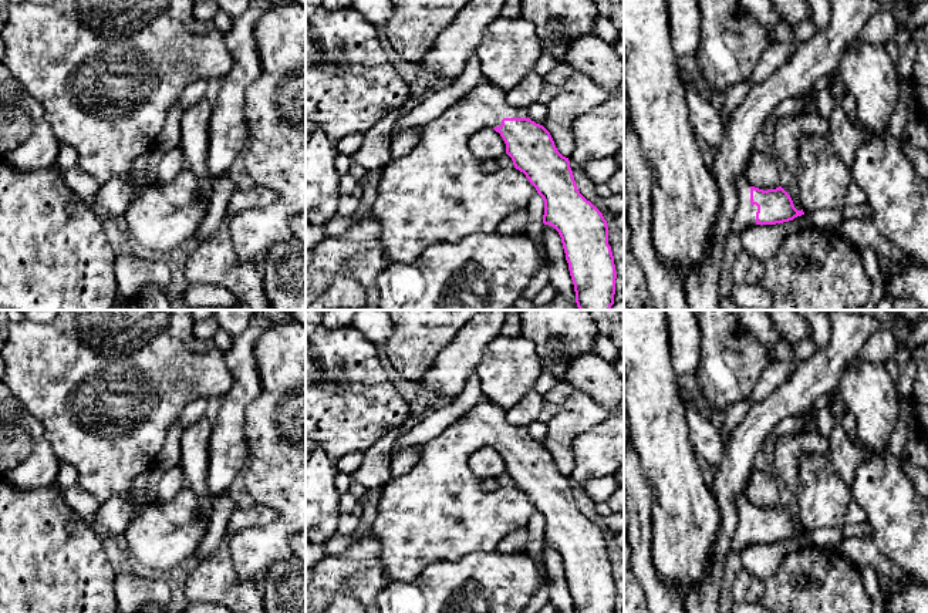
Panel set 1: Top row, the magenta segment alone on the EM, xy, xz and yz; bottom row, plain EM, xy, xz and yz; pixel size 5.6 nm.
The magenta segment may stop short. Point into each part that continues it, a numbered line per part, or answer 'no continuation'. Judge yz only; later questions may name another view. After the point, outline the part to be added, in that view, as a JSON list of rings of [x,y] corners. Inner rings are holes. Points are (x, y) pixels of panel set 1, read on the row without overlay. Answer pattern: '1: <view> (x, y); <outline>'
1: yz (745, 534); [[[743,494],[736,496],[738,523],[730,540],[729,553],[740,553],[748,545],[756,543],[757,525],[750,522],[750,503]]]

